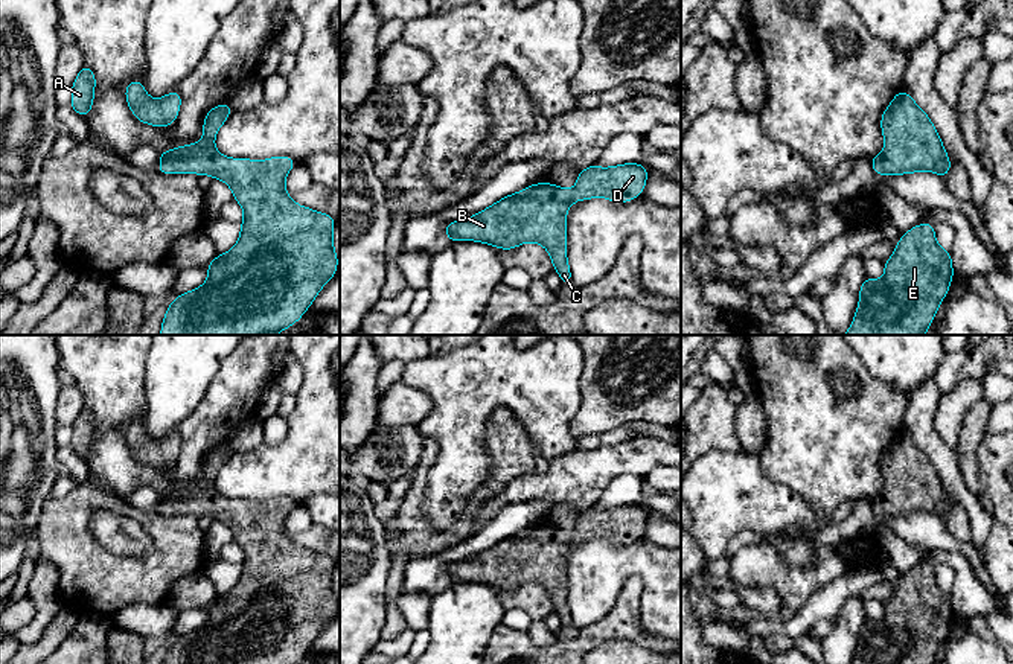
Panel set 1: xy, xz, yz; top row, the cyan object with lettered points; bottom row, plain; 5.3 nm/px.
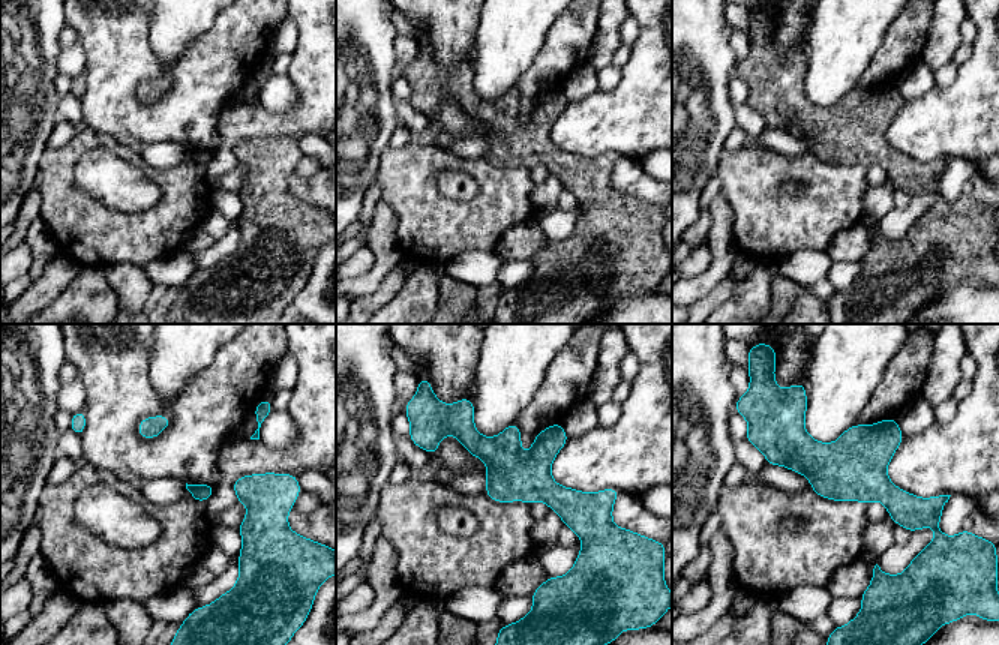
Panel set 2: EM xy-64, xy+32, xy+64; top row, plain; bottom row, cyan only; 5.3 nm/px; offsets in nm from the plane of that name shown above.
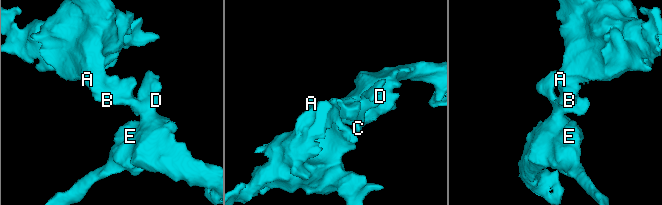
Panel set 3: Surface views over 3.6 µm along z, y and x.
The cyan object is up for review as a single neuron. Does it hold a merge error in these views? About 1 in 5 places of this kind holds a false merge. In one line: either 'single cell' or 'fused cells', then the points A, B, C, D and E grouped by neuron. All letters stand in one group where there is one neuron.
single cell; A B C D E

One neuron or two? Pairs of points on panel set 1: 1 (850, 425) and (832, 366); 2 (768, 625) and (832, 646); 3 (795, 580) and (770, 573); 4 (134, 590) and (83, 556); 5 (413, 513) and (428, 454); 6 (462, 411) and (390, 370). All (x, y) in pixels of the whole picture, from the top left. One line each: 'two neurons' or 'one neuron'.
1: one neuron
2: two neurons
3: one neuron
4: one neuron
5: one neuron
6: two neurons

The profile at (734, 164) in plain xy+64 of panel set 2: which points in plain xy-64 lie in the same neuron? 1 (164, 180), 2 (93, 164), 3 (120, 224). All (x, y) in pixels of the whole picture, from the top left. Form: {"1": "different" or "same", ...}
{"1": "same", "2": "different", "3": "same"}

